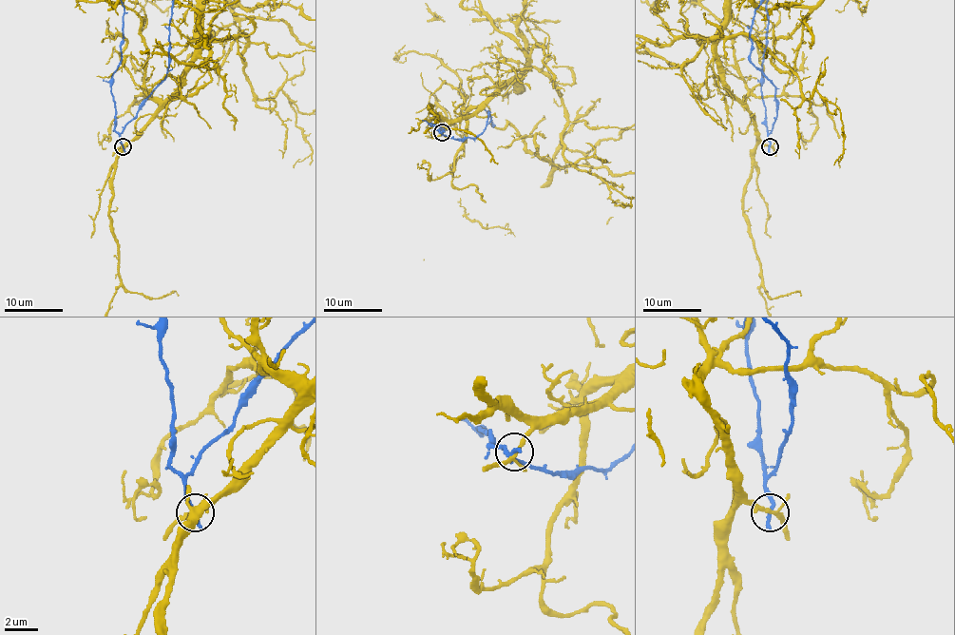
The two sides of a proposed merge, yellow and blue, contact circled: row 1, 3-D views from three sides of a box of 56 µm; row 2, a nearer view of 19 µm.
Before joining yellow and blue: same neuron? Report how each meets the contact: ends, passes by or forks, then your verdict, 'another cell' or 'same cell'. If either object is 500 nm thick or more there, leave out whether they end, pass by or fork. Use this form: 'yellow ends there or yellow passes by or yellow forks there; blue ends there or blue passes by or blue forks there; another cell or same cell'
yellow forks there; blue ends there; another cell

